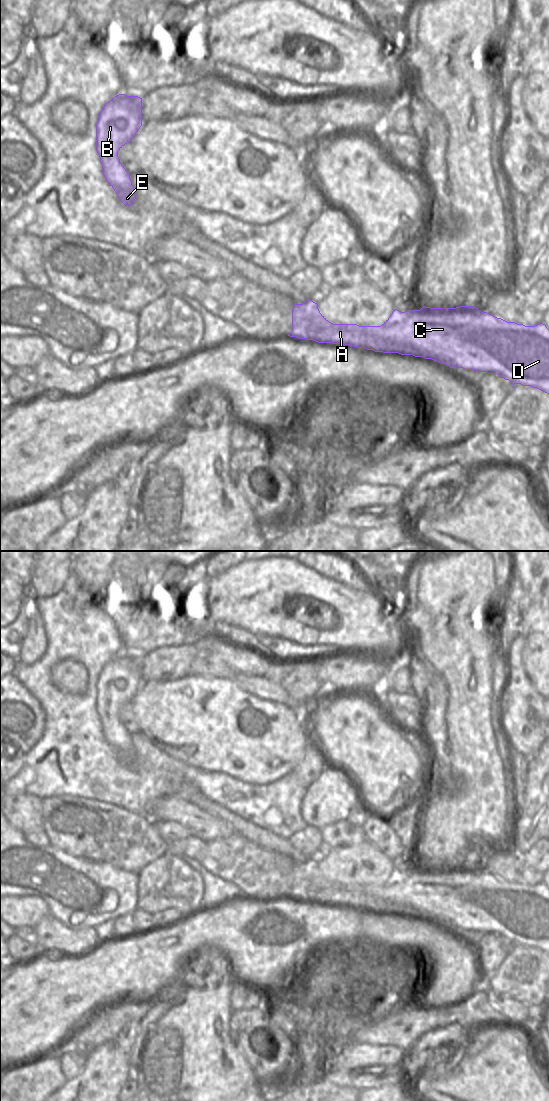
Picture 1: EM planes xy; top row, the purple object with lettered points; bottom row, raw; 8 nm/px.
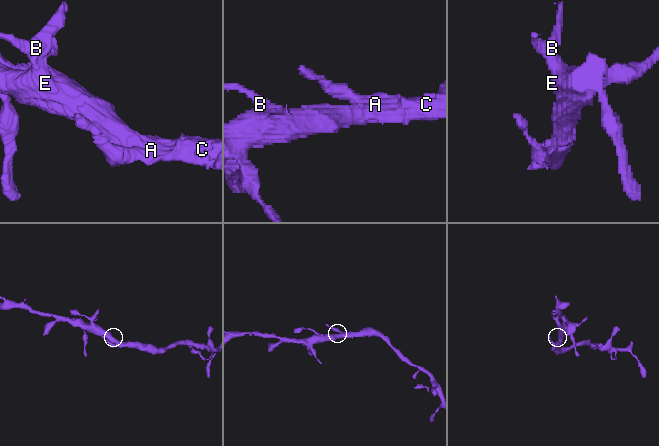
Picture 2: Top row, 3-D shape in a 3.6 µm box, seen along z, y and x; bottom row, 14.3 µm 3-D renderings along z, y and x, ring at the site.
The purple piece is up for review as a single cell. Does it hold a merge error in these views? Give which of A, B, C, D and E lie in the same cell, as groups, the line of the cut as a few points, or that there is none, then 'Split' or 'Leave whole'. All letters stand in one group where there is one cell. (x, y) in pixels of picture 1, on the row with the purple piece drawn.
Groups: A B C D E. No split. Leave whole.

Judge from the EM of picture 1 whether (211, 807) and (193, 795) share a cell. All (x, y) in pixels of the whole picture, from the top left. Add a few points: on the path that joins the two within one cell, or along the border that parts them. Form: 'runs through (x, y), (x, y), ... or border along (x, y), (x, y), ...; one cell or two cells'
runs through (207, 806), (197, 798); one cell

